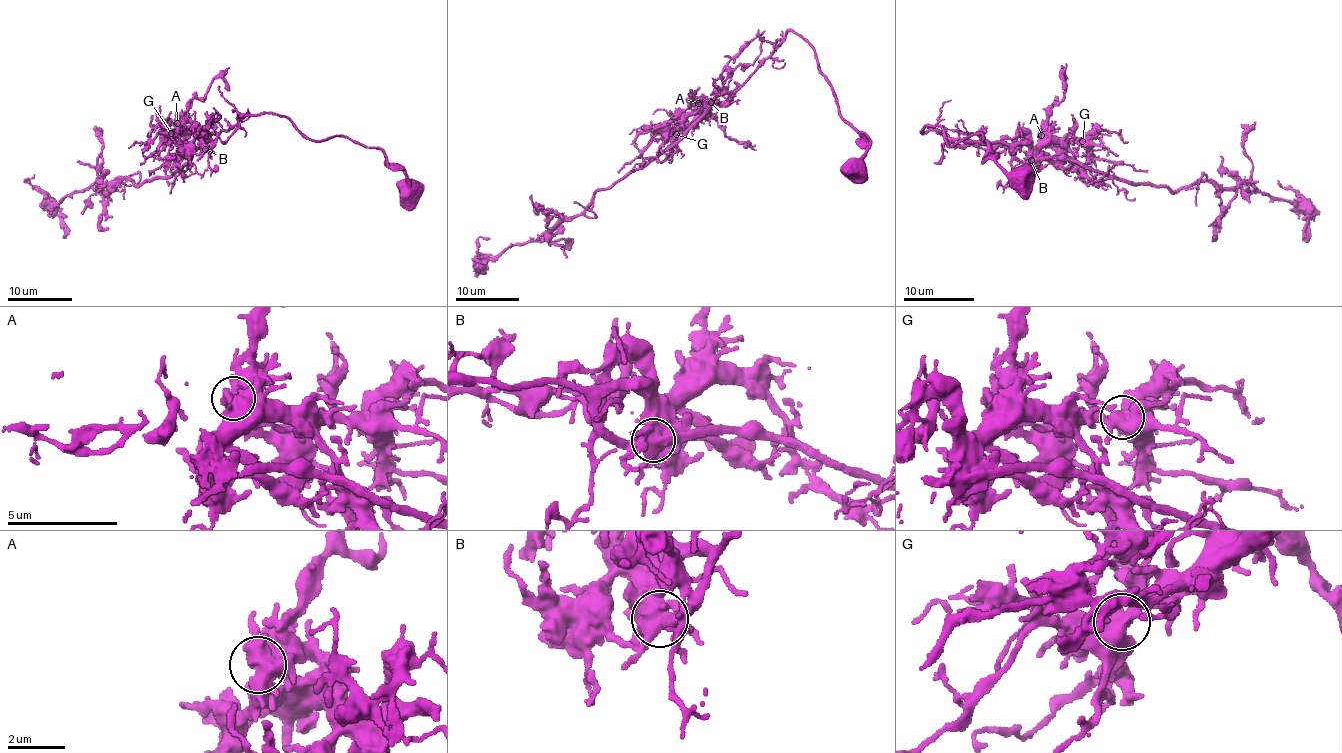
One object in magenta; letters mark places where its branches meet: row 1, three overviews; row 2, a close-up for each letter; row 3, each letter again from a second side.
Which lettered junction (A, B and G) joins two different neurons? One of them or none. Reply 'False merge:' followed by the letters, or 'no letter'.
False merge: no letter

